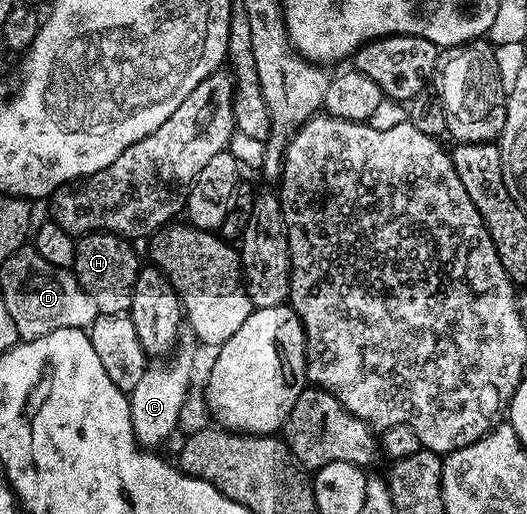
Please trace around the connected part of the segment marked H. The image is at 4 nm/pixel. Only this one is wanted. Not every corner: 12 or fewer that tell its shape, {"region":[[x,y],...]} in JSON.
{"region":[[117,233],[75,240],[72,272],[99,313],[129,313],[140,262]]}

